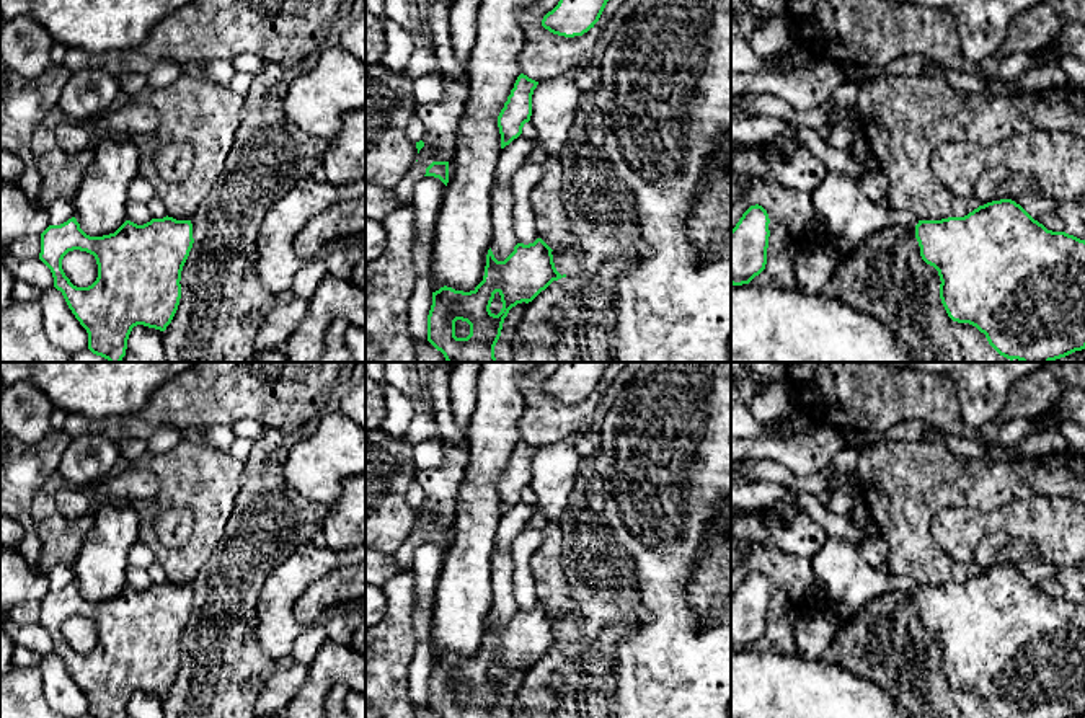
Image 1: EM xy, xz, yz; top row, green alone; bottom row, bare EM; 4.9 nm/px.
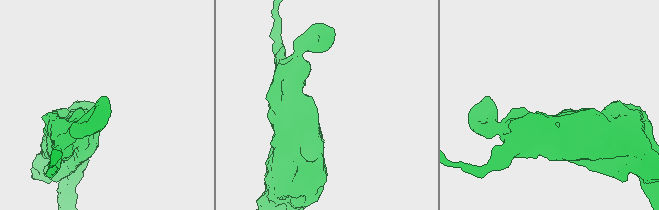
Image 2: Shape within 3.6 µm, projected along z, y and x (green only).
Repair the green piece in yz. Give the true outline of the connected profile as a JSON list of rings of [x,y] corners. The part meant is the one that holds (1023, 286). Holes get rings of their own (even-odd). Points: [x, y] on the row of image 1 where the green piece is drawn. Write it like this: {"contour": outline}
{"contour": [[[1012,199],[987,202],[964,217],[919,220],[915,238],[922,259],[938,271],[948,317],[976,326],[1000,356],[1051,362],[1085,349],[1085,240],[1047,230]]]}

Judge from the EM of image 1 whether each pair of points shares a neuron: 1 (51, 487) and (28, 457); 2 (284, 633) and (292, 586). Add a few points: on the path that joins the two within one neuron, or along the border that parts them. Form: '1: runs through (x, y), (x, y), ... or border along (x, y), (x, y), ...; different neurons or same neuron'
1: border along (57, 474), (36, 493), (31, 516); different neurons
2: runs through (284, 622), (284, 598); same neuron

